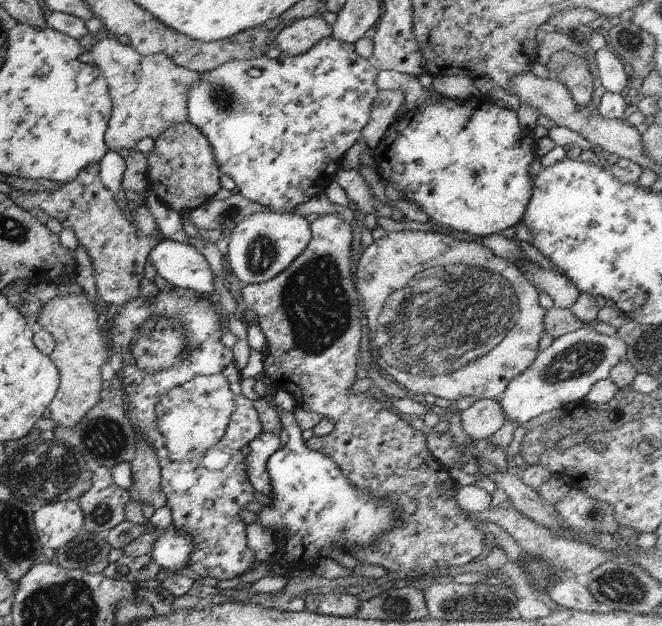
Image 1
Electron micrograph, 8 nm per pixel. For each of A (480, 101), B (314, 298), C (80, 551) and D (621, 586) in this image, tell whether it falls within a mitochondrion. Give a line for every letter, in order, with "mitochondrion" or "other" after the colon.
A: other
B: mitochondrion
C: mitochondrion
D: mitochondrion

